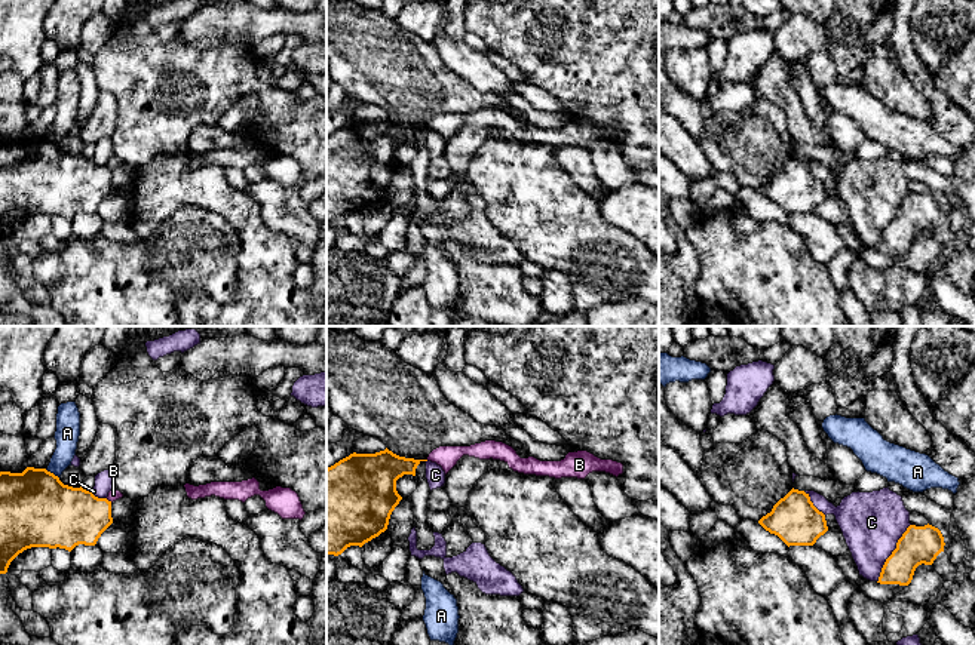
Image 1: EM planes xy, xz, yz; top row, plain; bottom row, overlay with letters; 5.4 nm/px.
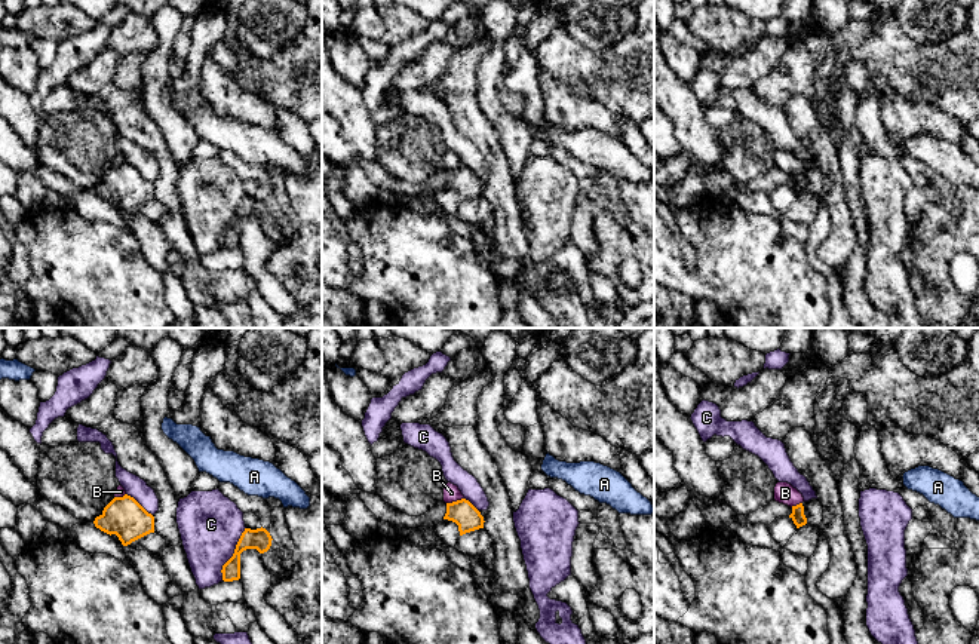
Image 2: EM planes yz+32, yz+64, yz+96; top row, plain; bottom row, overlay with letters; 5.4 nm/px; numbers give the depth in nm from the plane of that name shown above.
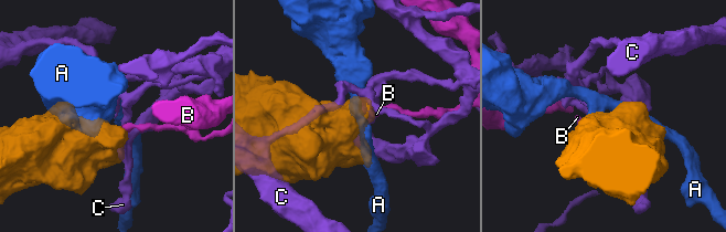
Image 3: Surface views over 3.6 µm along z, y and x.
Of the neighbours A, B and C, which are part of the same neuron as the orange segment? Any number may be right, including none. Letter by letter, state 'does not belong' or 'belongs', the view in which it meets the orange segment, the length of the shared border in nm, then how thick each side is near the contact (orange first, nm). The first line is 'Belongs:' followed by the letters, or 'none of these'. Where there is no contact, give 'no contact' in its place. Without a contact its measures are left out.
Belongs: none of these
A: does not belong | xy | 90 nm | 400/130 nm
B: does not belong | xy | 40 nm | 340/60 nm
C: does not belong | yz | 360 nm | 200/340 nm

